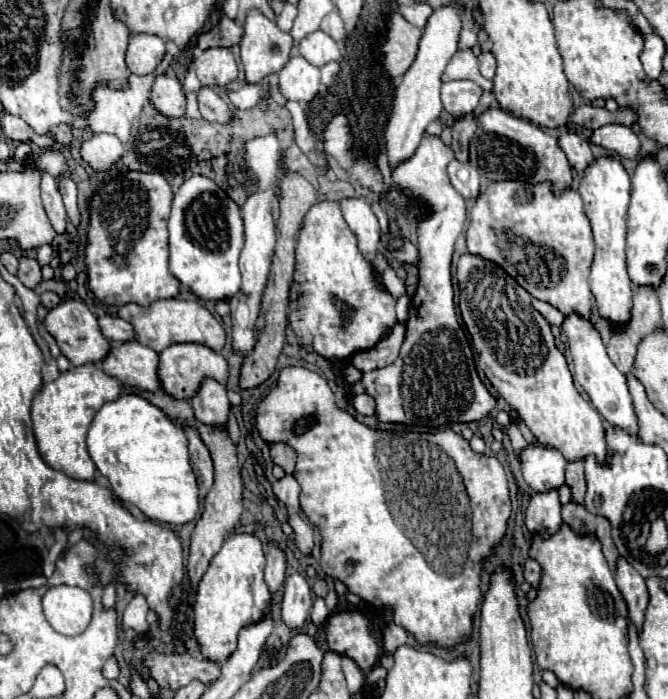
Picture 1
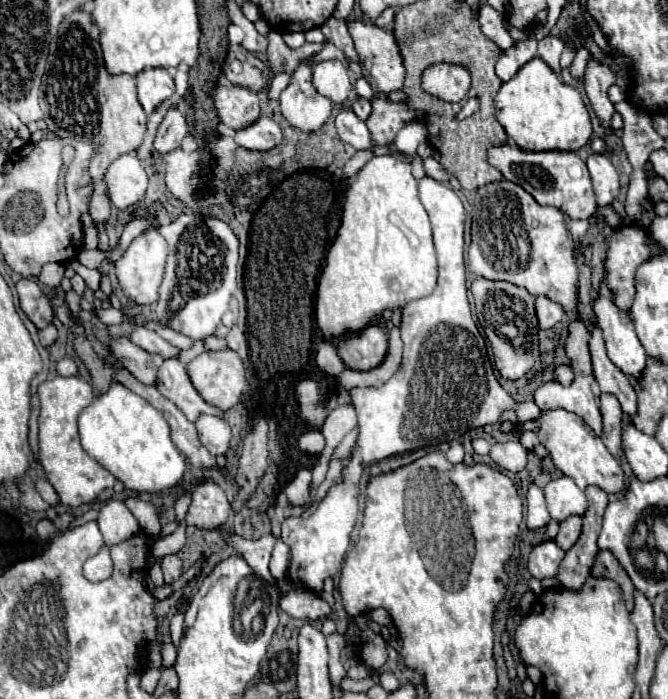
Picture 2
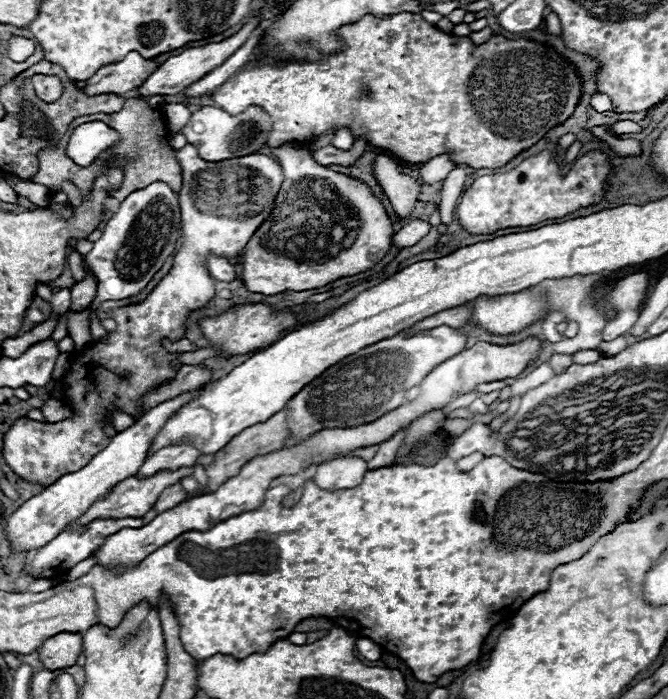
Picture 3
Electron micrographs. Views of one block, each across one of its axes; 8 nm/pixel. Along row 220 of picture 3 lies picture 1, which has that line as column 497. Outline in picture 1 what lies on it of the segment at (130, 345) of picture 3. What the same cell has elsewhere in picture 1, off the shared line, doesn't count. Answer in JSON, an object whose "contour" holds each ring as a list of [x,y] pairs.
{"contour":[[[492,182],[470,212],[466,242],[470,254],[500,264],[534,298],[550,302],[566,316],[576,310],[580,316],[590,318],[588,274],[594,258],[594,238],[590,220],[584,214],[584,202],[576,190],[566,188],[556,196],[546,182]]]}

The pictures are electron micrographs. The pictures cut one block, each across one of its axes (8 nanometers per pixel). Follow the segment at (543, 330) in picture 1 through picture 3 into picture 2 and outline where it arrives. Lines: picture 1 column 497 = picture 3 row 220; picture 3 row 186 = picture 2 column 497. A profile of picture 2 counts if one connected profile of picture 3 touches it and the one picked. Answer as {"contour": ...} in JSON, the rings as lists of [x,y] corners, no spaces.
{"contour":[[[476,278],[470,290],[474,296],[478,322],[484,328],[486,338],[490,340],[496,368],[500,370],[502,378],[508,380],[522,378],[530,370],[530,366],[536,364],[536,358],[540,354],[536,346],[538,344],[538,320],[534,312],[536,298],[520,286],[502,280],[488,280],[488,278]]]}

